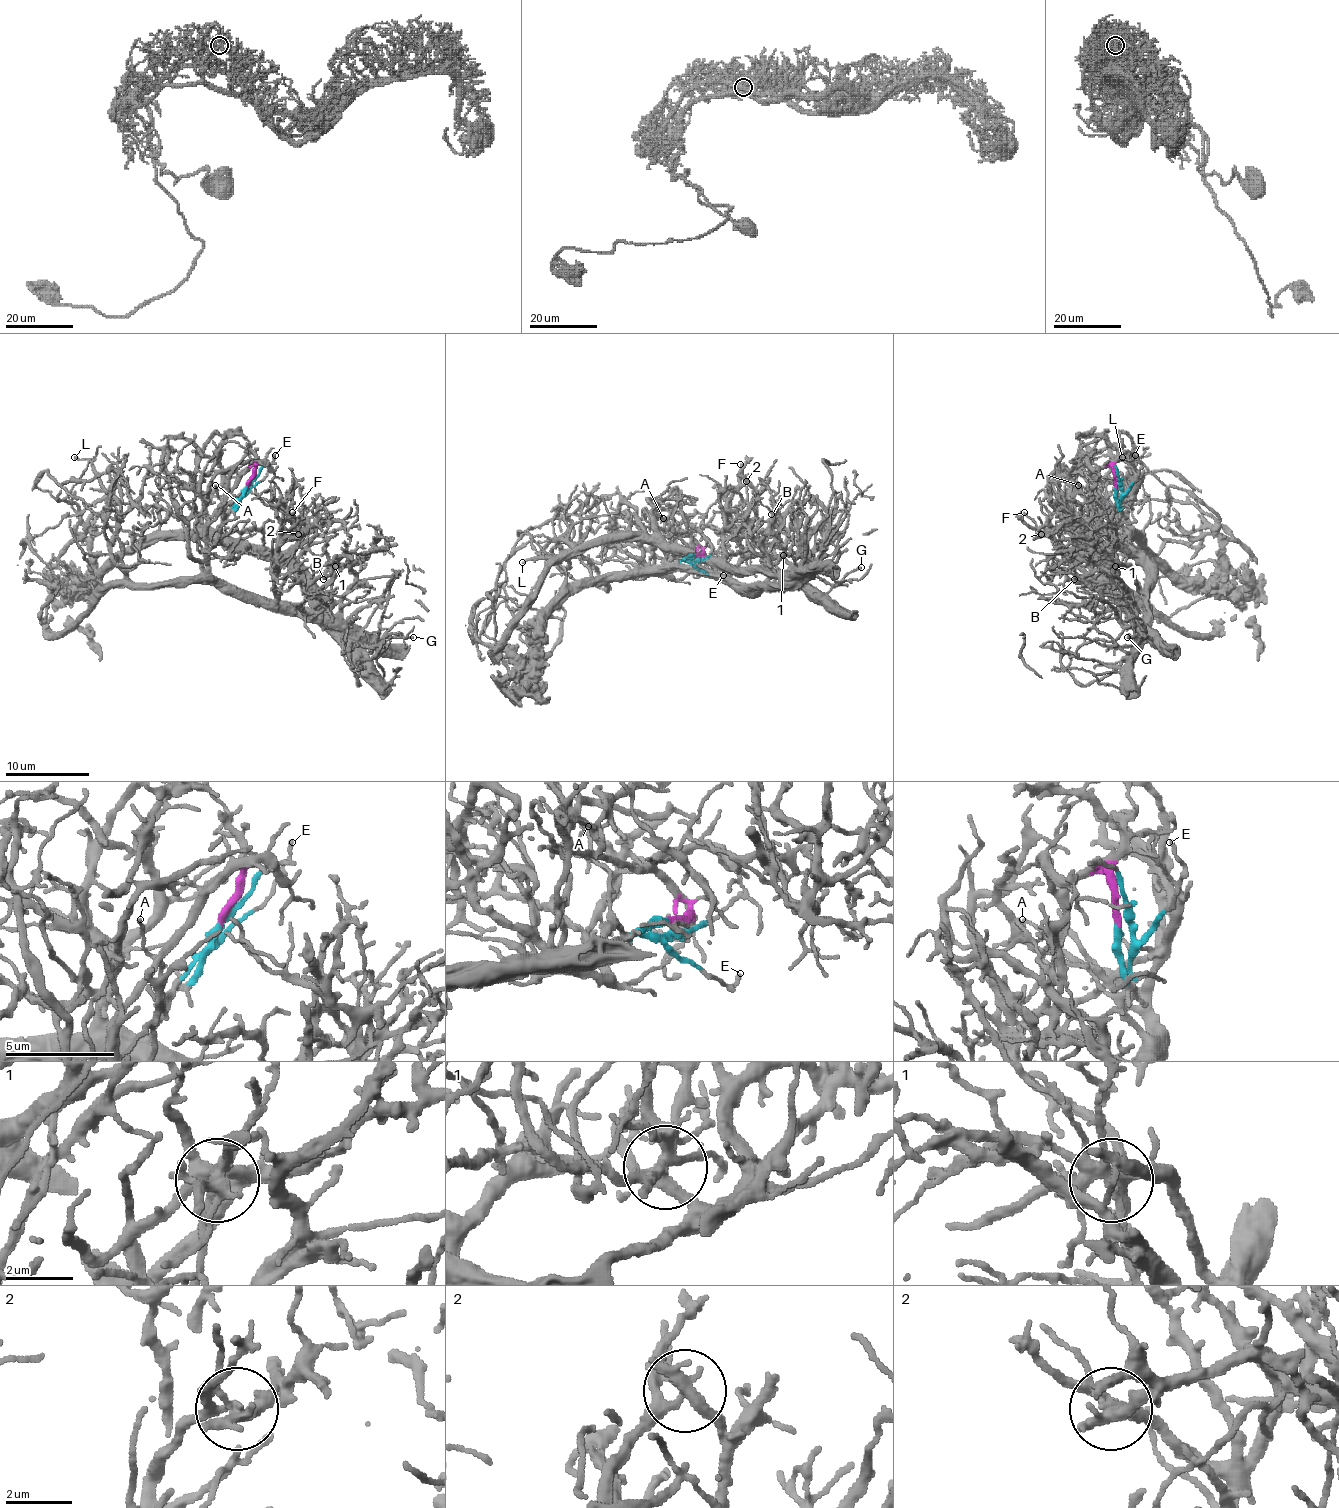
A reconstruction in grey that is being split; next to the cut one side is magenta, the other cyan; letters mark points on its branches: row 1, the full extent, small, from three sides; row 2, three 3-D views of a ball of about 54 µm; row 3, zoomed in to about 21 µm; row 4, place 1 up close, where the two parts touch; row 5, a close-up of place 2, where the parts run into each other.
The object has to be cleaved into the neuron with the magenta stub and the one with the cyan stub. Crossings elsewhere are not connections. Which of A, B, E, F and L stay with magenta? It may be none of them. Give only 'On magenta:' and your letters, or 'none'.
On magenta: L

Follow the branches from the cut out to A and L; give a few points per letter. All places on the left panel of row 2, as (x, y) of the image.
A: (247, 486), (240, 503), (228, 514), (223, 512), (223, 501), (217, 495), (215, 484)
L: (247, 486), (249, 467), (206, 524), (202, 577), (133, 583), (118, 537), (120, 503), (93, 463), (74, 457)

